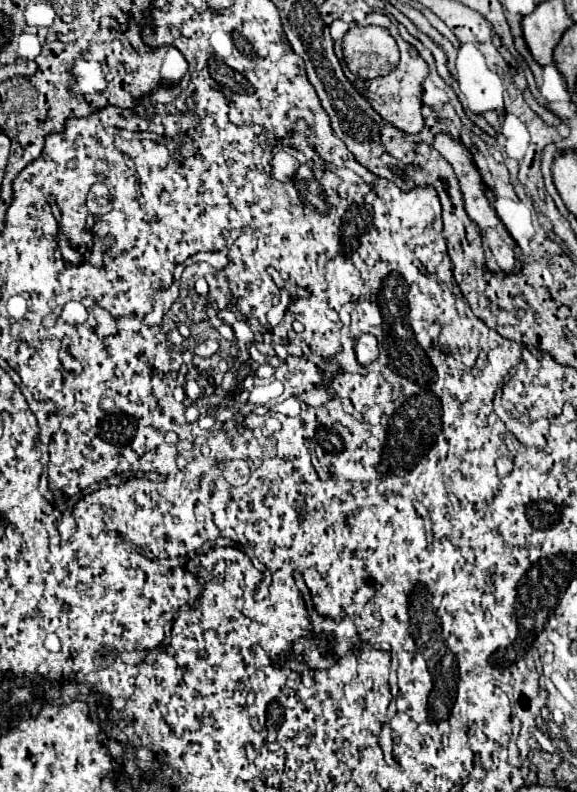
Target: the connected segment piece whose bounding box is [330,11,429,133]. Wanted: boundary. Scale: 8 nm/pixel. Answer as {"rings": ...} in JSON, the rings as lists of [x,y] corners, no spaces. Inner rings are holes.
{"rings":[[[375,11],[375,13],[371,13],[367,16],[367,24],[365,25],[376,25],[389,31],[391,37],[396,40],[399,51],[401,51],[401,61],[399,61],[399,65],[397,65],[389,75],[385,75],[385,77],[379,77],[379,79],[357,79],[348,69],[342,52],[343,36],[354,24],[355,26],[358,25],[356,23],[348,24],[338,19],[330,25],[335,54],[343,67],[346,77],[350,79],[352,83],[355,83],[355,87],[363,93],[363,97],[371,103],[371,107],[375,107],[375,111],[377,111],[383,119],[387,119],[389,123],[393,123],[395,127],[399,127],[399,129],[403,129],[403,131],[407,131],[407,133],[419,133],[419,129],[425,127],[425,121],[423,121],[423,115],[421,115],[421,105],[423,105],[423,103],[421,103],[421,95],[423,95],[423,79],[425,79],[427,73],[429,73],[427,63],[419,57],[419,53],[415,51],[415,47],[411,47],[411,45],[399,35],[397,27],[389,21],[389,17],[387,17],[385,13],[381,13],[381,11]]]}

